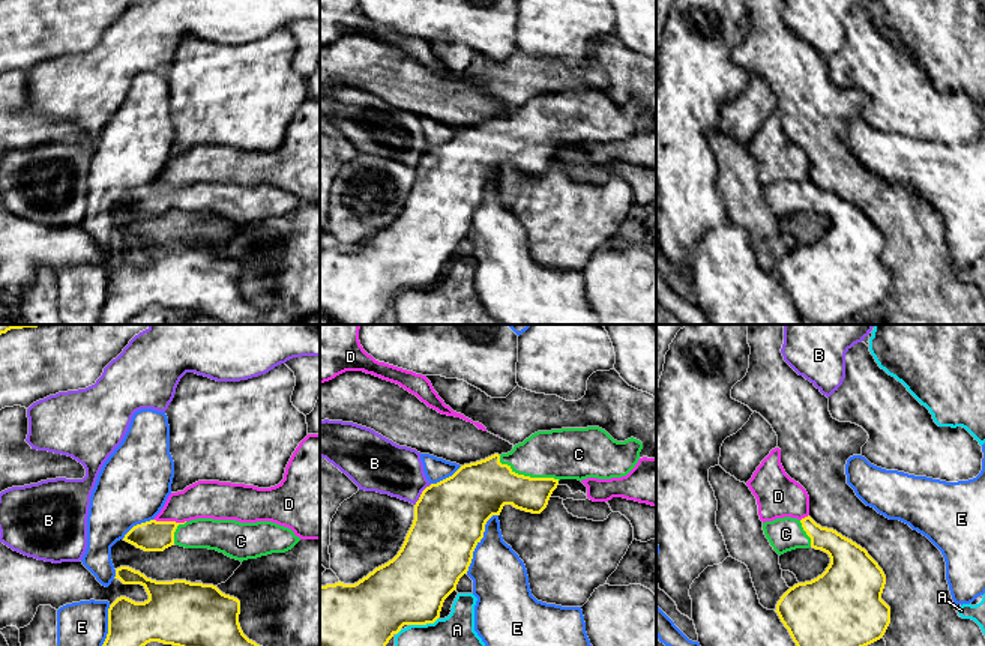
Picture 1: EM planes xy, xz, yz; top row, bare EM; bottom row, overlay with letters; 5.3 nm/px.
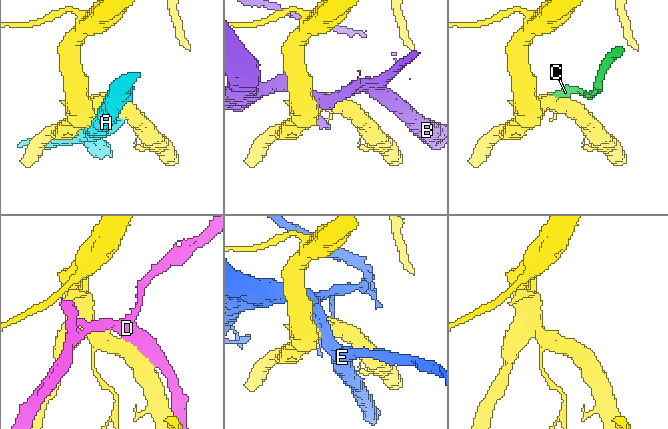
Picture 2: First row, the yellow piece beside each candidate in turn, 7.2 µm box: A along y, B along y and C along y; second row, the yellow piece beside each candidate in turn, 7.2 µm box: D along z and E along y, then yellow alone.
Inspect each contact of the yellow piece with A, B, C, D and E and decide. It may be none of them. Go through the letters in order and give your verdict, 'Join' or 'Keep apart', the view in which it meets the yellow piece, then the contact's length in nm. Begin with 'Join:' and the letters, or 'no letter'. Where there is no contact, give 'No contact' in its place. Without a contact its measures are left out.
Join: C
A: Keep apart. Touches yellow in xz. Shared border 160 nm
B: Keep apart. Touches yellow in xz. Shared border 150 nm
C: Join. Touches yellow in xz. Shared border 360 nm
D: Keep apart. Touches yellow in xy. Shared border 180 nm
E: Keep apart. Touches yellow in xz. Shared border 360 nm

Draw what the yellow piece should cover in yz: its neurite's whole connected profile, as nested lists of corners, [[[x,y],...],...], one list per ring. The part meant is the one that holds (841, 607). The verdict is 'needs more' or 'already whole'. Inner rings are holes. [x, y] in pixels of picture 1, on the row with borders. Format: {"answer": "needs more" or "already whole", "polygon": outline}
{"answer": "needs more", "polygon": [[[809,515],[766,521],[763,530],[779,556],[812,547],[830,557],[821,575],[794,584],[776,604],[775,611],[796,646],[868,646],[884,635],[890,623],[890,607],[881,599],[886,575],[865,548],[833,529],[821,527]]]}

